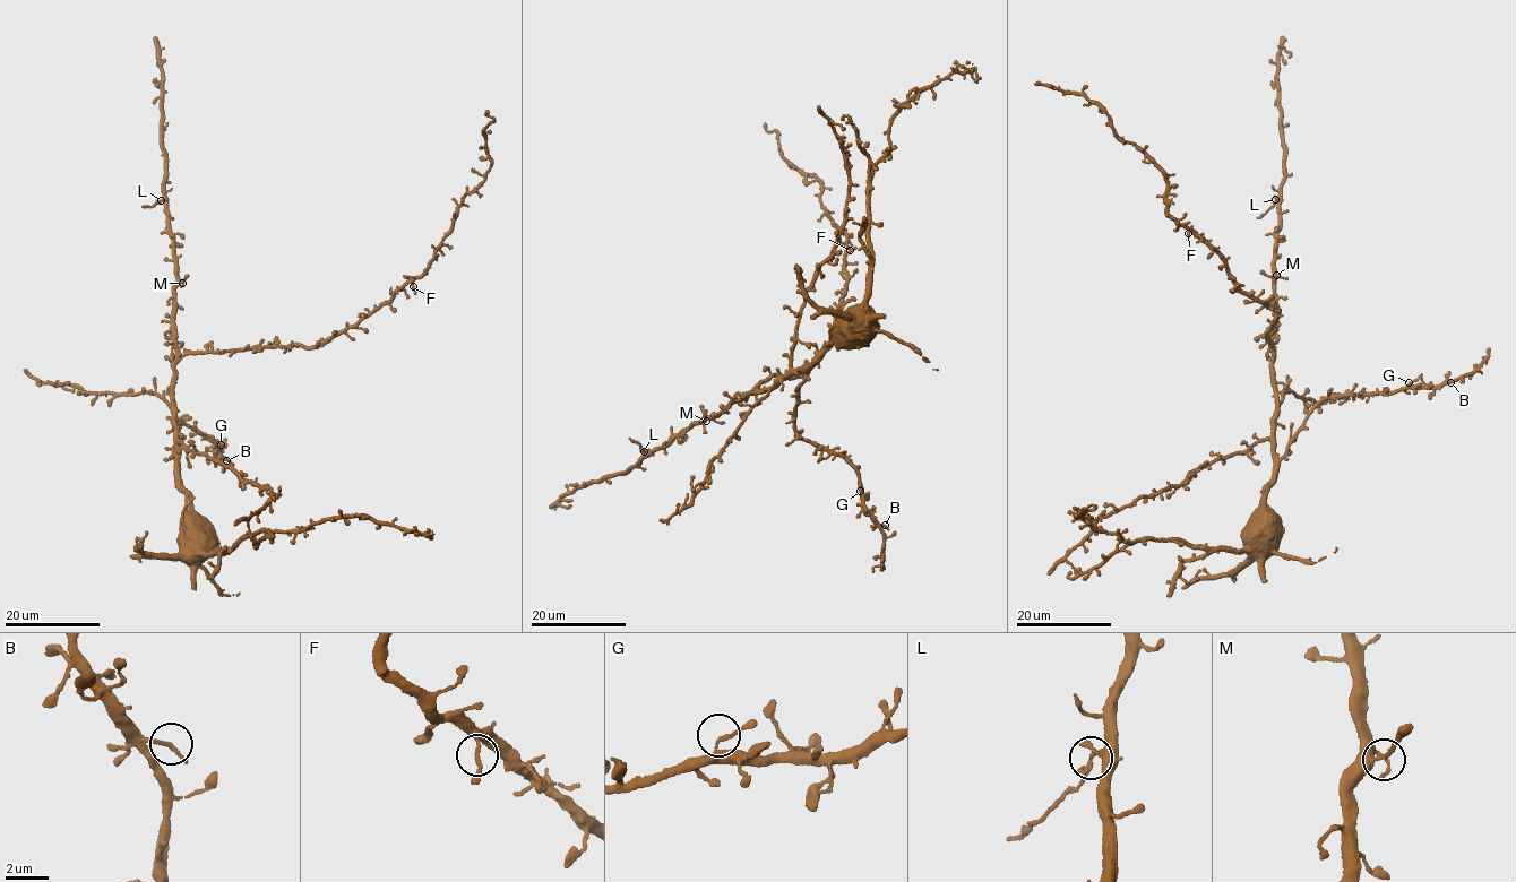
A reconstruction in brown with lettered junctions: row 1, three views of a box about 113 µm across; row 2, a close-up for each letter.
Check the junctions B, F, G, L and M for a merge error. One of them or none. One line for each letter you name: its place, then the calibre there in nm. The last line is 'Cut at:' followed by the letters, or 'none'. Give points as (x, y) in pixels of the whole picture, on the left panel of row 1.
L: at (161, 200); 180 nm thick
Cut at: L

